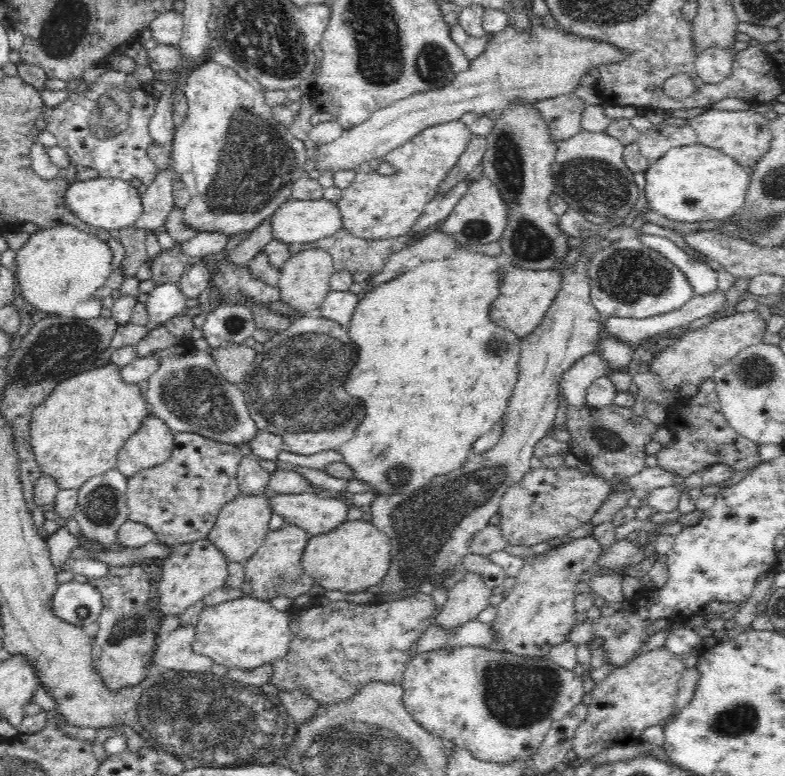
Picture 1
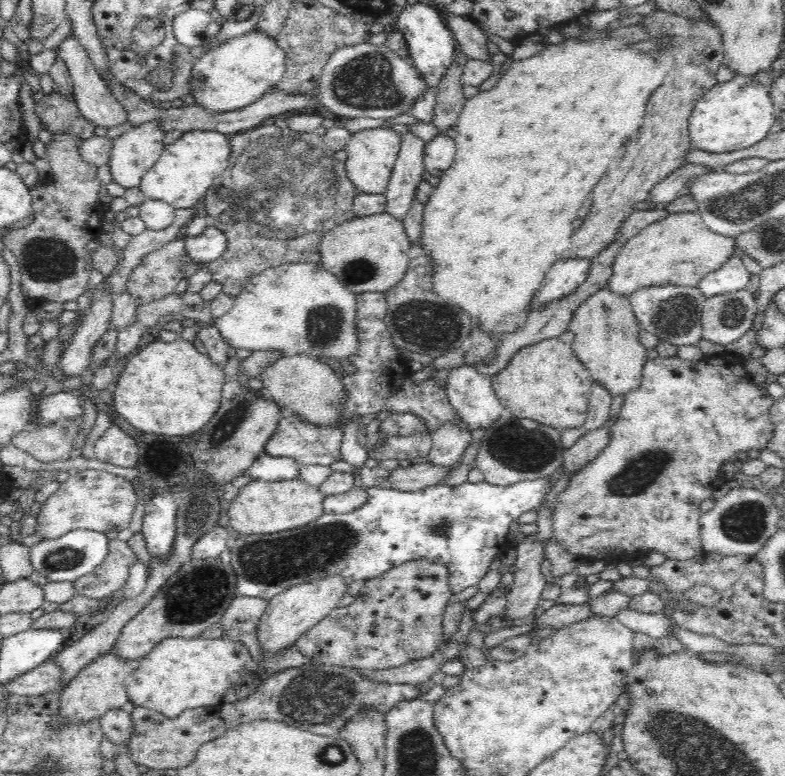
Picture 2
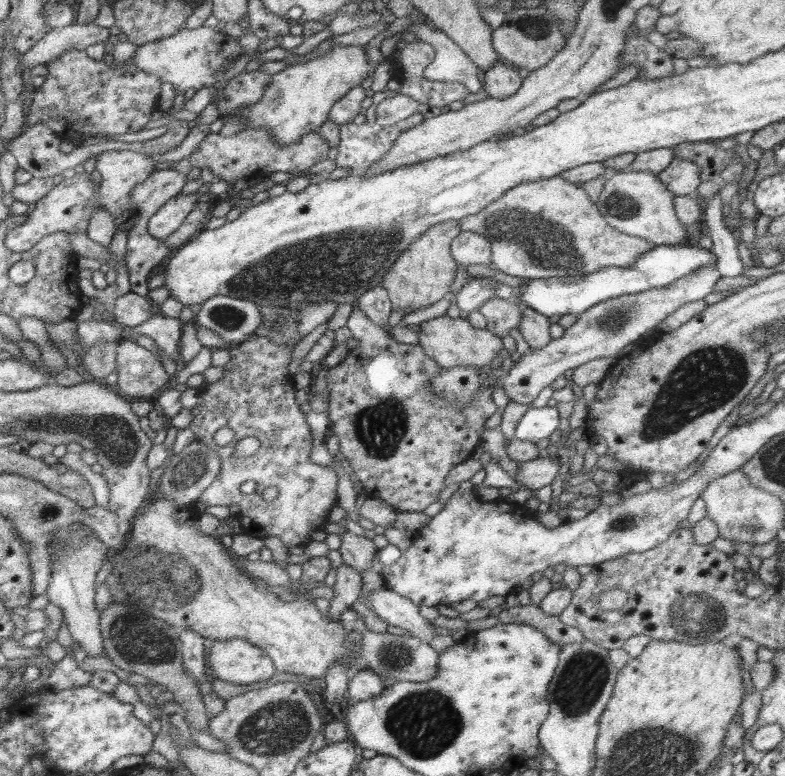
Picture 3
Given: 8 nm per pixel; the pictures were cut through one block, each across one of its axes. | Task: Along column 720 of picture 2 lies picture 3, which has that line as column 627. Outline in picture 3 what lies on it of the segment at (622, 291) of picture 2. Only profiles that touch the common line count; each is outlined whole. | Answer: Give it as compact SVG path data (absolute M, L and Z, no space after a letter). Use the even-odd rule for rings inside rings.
M560 175L536 182L523 182L509 188L496 202L488 204L478 214L462 218L458 224L461 231L470 231L488 239L494 266L512 277L527 279L568 277L592 274L608 266L628 268L636 262L636 257L651 250L646 239L612 229L600 215L596 203L590 201L580 184L568 182Z

